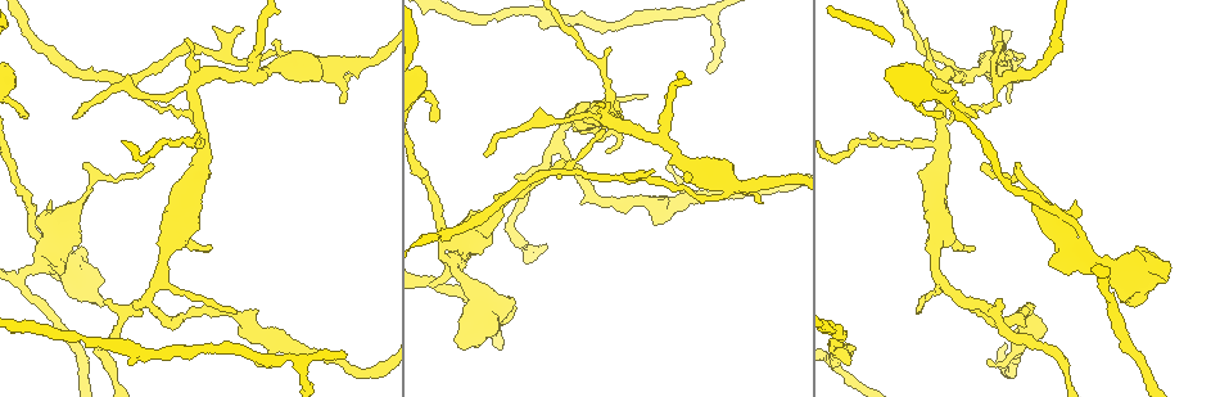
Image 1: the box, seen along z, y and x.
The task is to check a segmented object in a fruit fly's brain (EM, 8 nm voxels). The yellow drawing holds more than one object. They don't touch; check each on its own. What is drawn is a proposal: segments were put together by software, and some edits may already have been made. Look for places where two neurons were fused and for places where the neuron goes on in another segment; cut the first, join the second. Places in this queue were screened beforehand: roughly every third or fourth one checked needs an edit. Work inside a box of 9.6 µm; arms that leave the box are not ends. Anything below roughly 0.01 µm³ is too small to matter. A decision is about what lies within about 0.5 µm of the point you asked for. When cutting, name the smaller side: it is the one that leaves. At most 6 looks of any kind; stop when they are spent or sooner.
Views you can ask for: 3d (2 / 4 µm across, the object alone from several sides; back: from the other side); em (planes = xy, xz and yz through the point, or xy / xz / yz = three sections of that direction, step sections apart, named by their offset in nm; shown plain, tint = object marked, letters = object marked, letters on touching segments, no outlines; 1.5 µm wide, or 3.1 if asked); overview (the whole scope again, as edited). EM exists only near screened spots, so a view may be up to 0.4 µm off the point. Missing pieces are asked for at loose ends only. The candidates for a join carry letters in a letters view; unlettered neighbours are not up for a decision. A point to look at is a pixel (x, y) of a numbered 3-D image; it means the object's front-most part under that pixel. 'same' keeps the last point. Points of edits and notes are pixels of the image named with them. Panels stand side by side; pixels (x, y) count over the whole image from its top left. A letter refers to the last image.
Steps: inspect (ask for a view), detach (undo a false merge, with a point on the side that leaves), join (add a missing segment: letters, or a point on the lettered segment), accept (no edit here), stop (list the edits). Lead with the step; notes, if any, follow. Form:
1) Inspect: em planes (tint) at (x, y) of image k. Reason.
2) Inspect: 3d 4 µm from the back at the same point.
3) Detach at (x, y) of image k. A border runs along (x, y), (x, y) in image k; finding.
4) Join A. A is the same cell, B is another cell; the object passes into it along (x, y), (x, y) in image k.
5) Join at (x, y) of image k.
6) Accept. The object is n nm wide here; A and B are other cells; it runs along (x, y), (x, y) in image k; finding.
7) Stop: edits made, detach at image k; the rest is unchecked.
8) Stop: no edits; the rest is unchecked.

Inspect: em planes (plain) at (36, 232) of image 1. Free end.

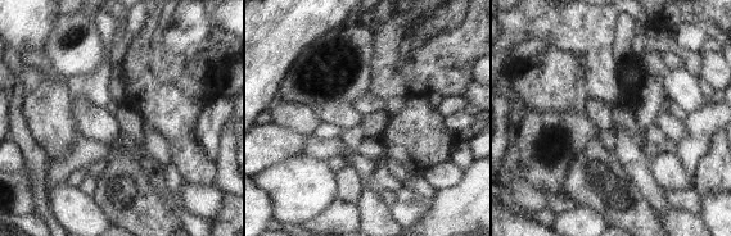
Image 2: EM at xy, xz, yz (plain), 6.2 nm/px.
Inspect: em planes (tint) at the same point.

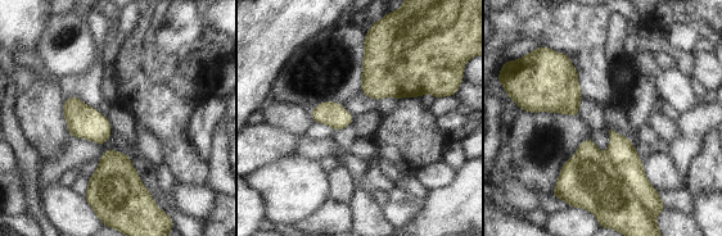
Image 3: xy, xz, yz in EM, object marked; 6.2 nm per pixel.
Inspect: em planes (letters) at the same point.

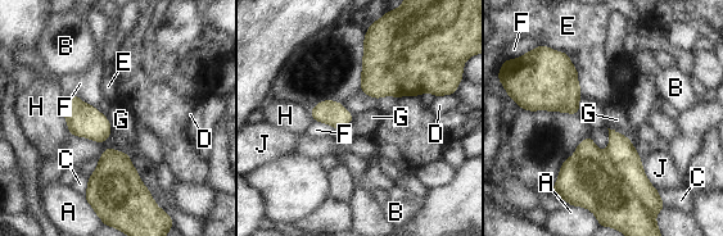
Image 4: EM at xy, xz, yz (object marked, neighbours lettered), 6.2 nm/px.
Accept. The longest contact is with H, 220 nm; A, B, C, D, E, F, G, H and J are other cells; a border runs along (64, 98), (77, 95), (95, 107) in image 4; no lettered segment goes on from it.

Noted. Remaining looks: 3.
Inspect: em planes (letters) at (537, 111) of image 1. Branch stops here.

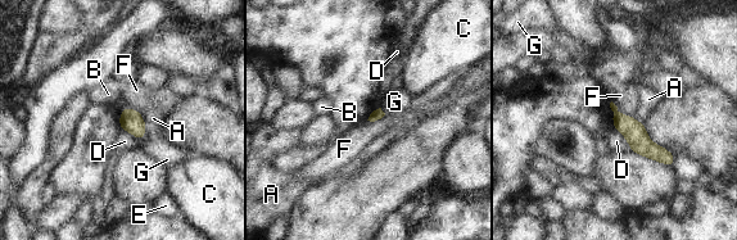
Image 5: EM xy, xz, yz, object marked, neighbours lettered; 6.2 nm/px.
Accept. A, B, C, D, E, F and G are other cells; it runs along (616, 114), (652, 152), (670, 162) in image 5; no lettered segment goes on from it.

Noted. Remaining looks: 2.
Inspect: em planes (tint) at (974, 117) of image 1. An open end.

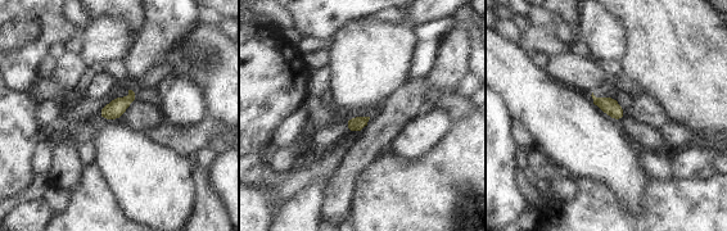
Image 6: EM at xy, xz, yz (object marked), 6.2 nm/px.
Inspect: em planes (letters) at the same point. What lies round it.

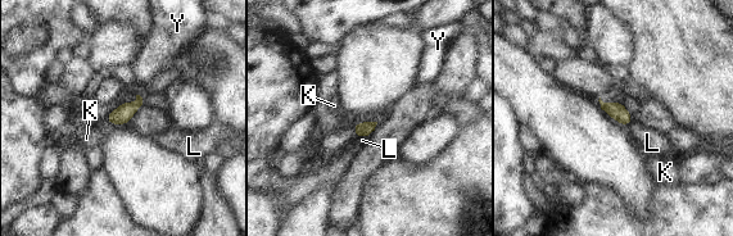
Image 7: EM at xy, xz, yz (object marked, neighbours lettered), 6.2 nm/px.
Accept. K, L and Y are other cells; a border runs along (632, 119), (625, 126) in image 7; none of them fits.

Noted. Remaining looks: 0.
Stop: no edits; the rest is unchecked.

